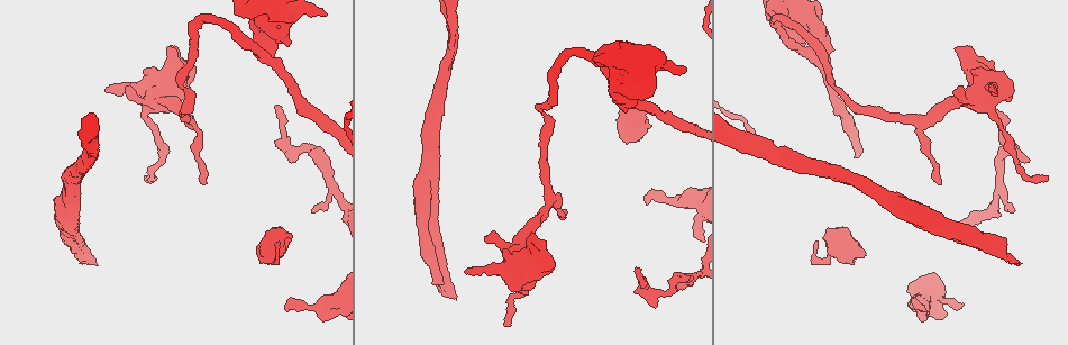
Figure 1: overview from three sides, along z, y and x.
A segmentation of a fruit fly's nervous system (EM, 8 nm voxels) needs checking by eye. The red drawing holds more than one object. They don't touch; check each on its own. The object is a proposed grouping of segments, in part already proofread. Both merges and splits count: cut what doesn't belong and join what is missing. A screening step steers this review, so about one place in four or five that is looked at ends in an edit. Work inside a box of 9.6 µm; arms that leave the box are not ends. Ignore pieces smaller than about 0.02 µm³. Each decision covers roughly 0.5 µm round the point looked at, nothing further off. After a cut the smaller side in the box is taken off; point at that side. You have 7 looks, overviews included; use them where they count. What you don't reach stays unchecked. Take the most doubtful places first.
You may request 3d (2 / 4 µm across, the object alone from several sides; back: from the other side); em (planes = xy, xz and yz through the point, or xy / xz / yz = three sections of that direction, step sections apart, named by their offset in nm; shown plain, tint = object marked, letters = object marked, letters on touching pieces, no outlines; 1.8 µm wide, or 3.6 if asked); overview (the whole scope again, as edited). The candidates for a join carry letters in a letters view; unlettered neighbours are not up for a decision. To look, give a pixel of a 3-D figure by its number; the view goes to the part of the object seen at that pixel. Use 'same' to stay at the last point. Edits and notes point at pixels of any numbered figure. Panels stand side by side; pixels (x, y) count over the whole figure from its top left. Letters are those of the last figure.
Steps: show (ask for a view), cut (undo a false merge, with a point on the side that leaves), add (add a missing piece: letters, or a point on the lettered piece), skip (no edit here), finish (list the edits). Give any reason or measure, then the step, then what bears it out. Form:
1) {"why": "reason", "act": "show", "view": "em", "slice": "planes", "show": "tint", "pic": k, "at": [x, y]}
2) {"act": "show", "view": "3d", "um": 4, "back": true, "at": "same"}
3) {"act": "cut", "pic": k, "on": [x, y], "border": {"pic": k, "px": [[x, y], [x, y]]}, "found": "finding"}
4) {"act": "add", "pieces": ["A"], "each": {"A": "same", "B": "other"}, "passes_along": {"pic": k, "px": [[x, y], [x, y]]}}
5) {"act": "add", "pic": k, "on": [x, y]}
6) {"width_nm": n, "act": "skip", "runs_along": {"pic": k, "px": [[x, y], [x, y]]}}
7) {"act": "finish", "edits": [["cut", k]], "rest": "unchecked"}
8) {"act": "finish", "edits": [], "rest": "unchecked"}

{"why": "branch stops here", "act": "show", "view": "3d", "um": 2, "pic": 1, "at": [636, 267]}

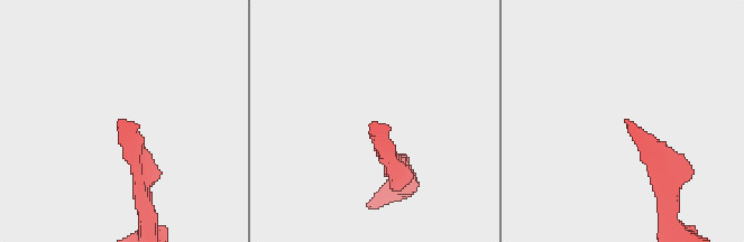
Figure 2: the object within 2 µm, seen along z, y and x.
{"act": "show", "view": "em", "slice": "planes", "show": "tint", "pic": 2, "at": [630, 121]}

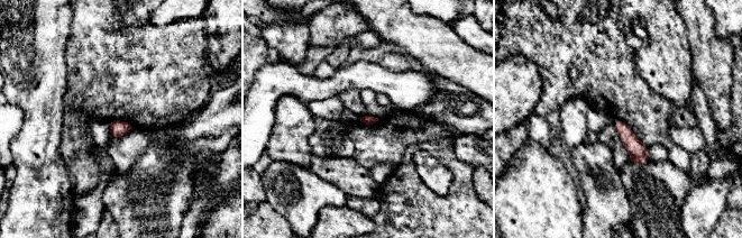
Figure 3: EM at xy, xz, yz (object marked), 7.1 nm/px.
{"why": "see the neighbours", "act": "show", "view": "em", "slice": "planes", "show": "letters", "at": "same"}

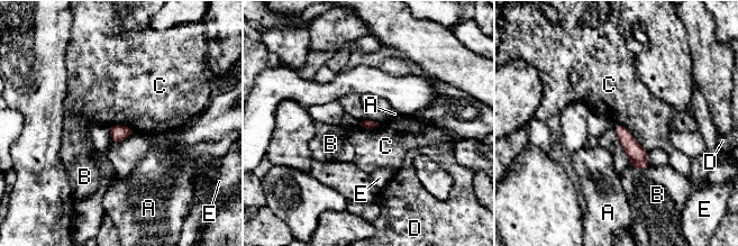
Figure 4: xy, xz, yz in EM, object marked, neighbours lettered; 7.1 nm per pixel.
{"act": "skip", "each": {"A": "other", "B": "other", "C": "other", "D": "other", "E": "other"}, "border": {"pic": 4, "px": [[614, 124], [622, 125], [647, 152]]}, "found": "none of them fits"}

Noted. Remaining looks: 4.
{"why": "branch stops here", "act": "show", "view": "em", "slice": "planes", "show": "tint", "pic": 1, "at": [648, 204]}

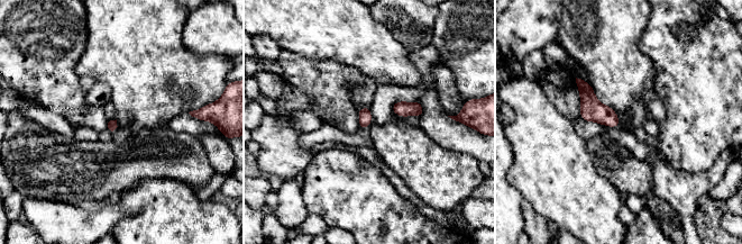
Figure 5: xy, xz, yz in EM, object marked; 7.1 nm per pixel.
{"act": "show", "view": "em", "slice": "planes", "show": "letters", "at": "same"}

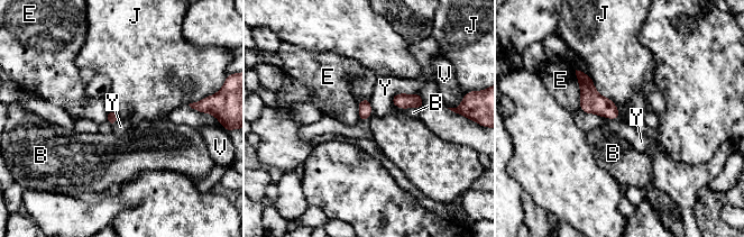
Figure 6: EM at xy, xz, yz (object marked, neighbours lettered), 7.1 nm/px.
{"act": "skip", "each": {"B": "other", "E": "other", "J": "other", "V": "other", "Y": "other"}, "border": {"pic": 6, "px": [[588, 75], [621, 118]]}, "found": "no lettered piece goes on from it"}

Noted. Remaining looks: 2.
{"why": "calibre changes", "act": "show", "view": "3d", "um": 2, "pic": 1, "at": [147, 121]}

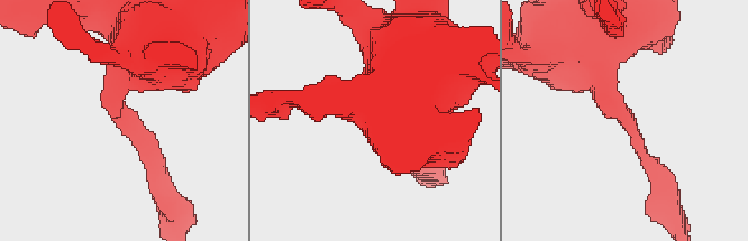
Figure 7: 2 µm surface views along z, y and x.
{"why": "shape alone is not enough", "act": "show", "view": "em", "slice": "planes", "show": "letters", "pic": 7, "at": [127, 120]}

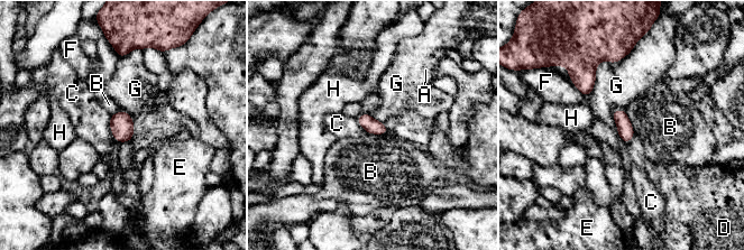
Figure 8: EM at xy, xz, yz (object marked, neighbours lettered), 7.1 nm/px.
{"act": "skip", "each": {"A": "other", "B": "other", "C": "other", "D": "other", "E": "other", "F": "other", "G": "other", "H": "other"}, "found": "all the same neuron"}

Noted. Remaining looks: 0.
{"act": "finish", "edits": [], "rest": "unchecked"}

